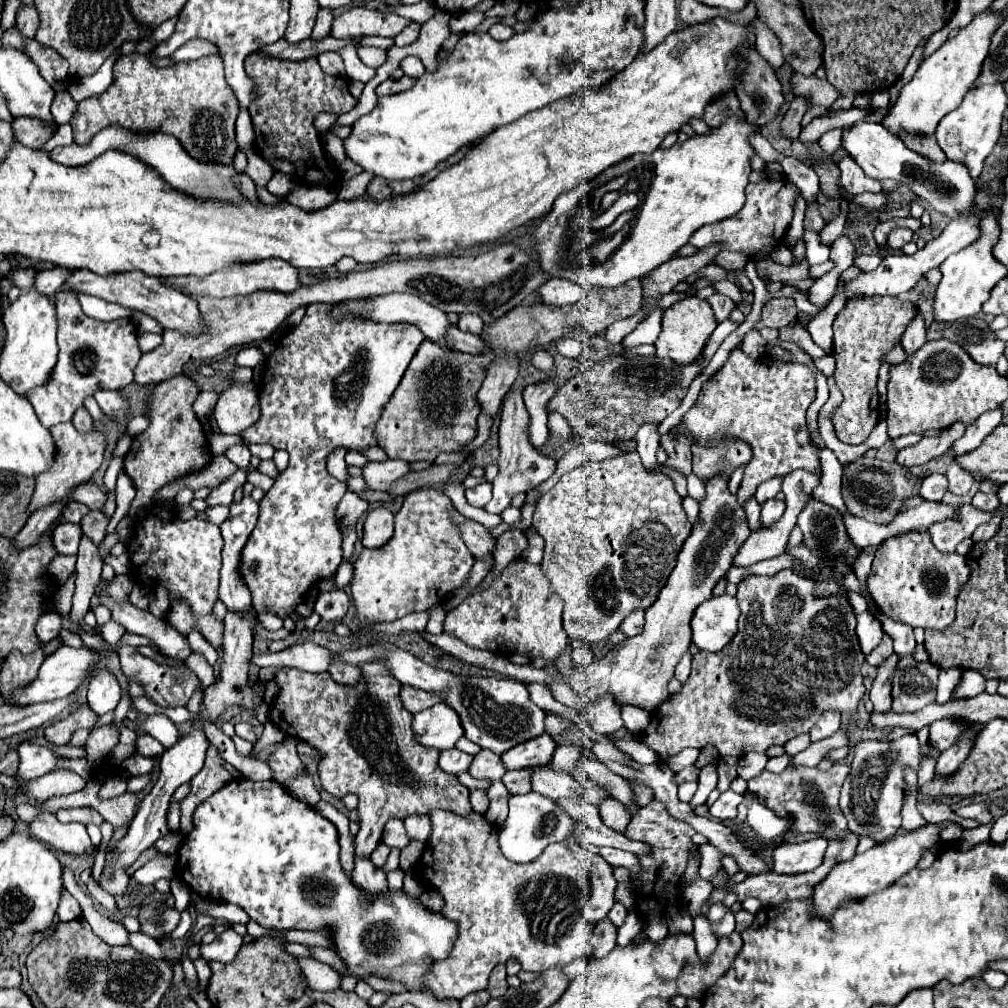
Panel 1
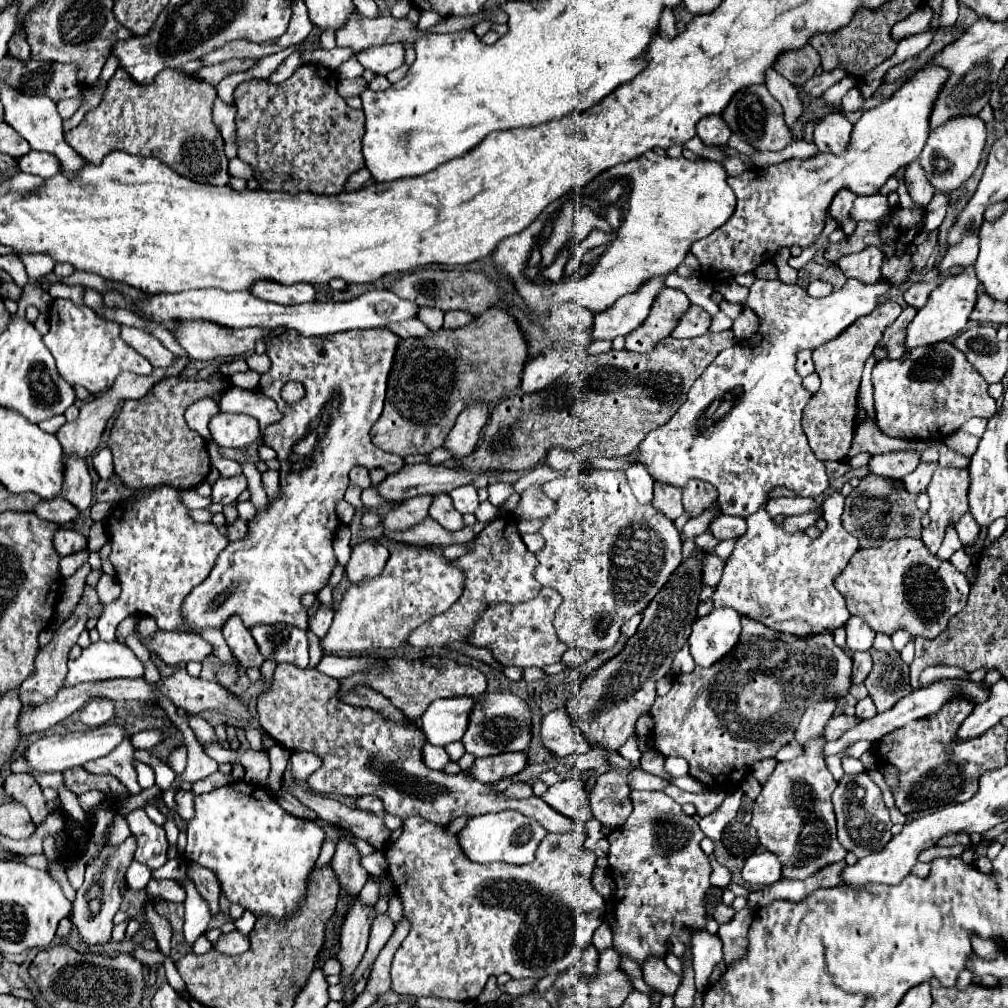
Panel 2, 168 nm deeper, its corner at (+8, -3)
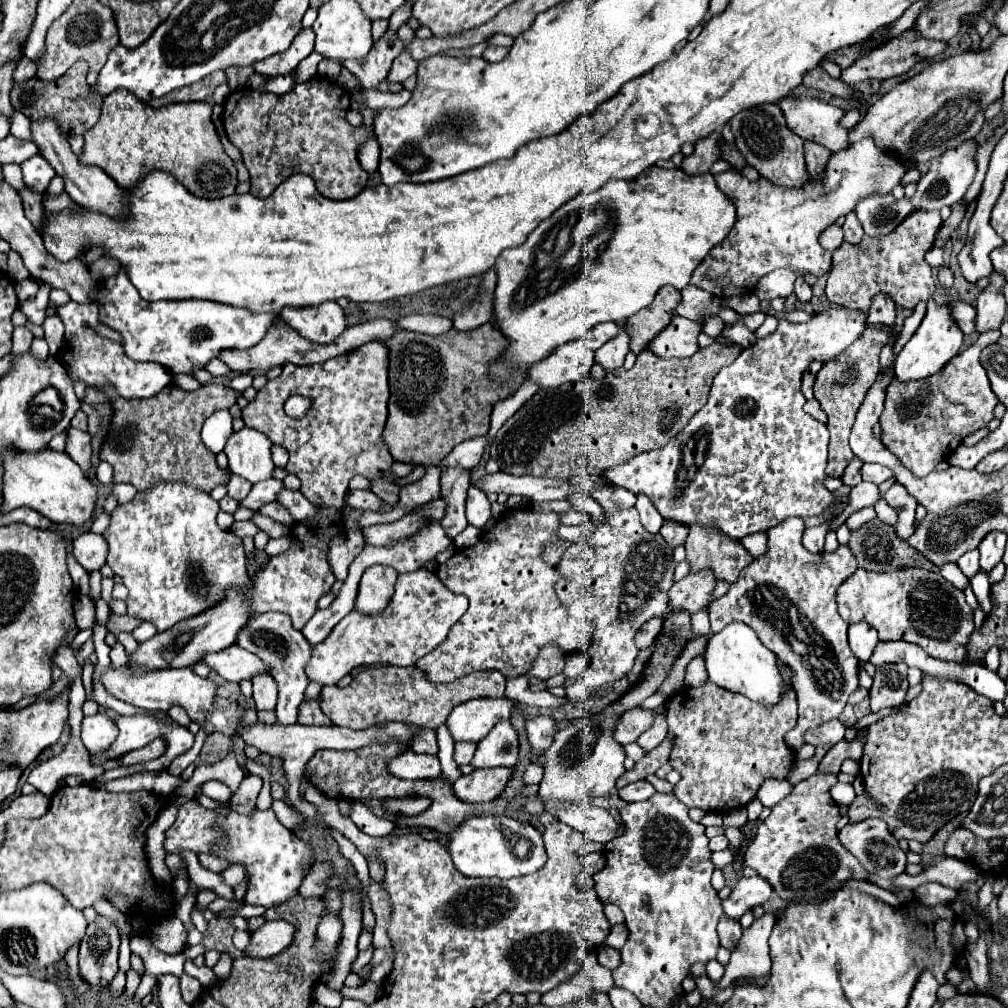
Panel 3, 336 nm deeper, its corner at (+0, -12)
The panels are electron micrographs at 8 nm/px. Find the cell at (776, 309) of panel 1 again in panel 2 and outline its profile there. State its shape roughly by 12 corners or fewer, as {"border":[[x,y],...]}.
{"border":[[732,330],[586,356],[502,400],[470,470],[632,454]]}

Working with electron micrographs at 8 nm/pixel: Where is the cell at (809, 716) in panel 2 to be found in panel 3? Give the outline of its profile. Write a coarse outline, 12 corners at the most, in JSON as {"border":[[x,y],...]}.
{"border":[[784,519],[768,551],[708,605],[794,673],[798,723],[838,719],[858,687],[834,593],[856,569],[848,545],[810,553]]}

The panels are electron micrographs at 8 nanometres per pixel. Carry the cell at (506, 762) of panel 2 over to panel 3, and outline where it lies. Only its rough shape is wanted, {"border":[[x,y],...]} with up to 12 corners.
{"border":[[512,769],[462,775],[456,797],[482,803],[500,797]]}

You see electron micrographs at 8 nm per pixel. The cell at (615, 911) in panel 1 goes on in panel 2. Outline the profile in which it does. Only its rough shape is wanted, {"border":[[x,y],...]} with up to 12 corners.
{"border":[[606,922],[594,932],[598,952],[612,948],[612,928]]}

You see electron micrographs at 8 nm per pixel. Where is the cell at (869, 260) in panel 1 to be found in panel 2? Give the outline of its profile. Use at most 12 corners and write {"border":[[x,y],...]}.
{"border":[[773,262],[756,269],[758,279],[777,279],[778,269]]}

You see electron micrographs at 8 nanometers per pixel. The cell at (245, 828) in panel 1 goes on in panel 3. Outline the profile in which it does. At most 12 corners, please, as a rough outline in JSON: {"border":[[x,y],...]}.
{"border":[[216,809],[212,855],[242,865],[246,905],[294,897],[314,849],[268,811]]}

